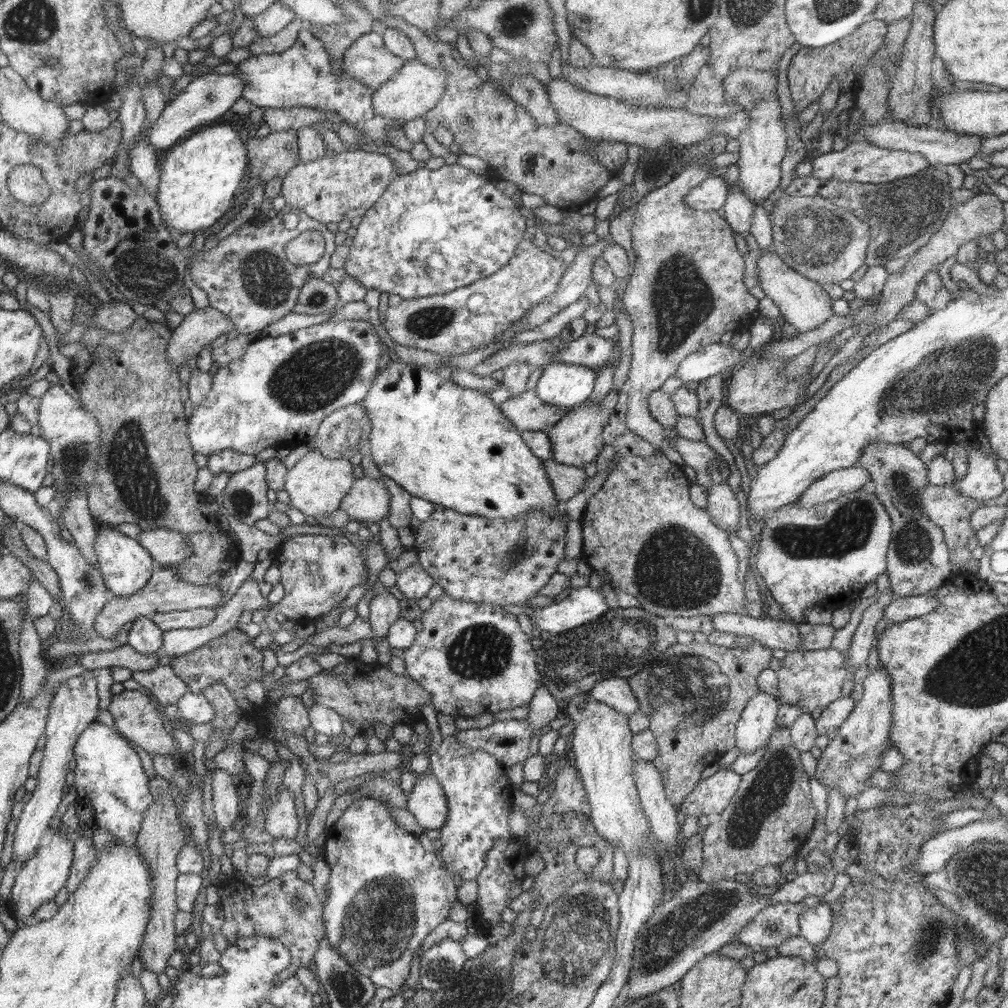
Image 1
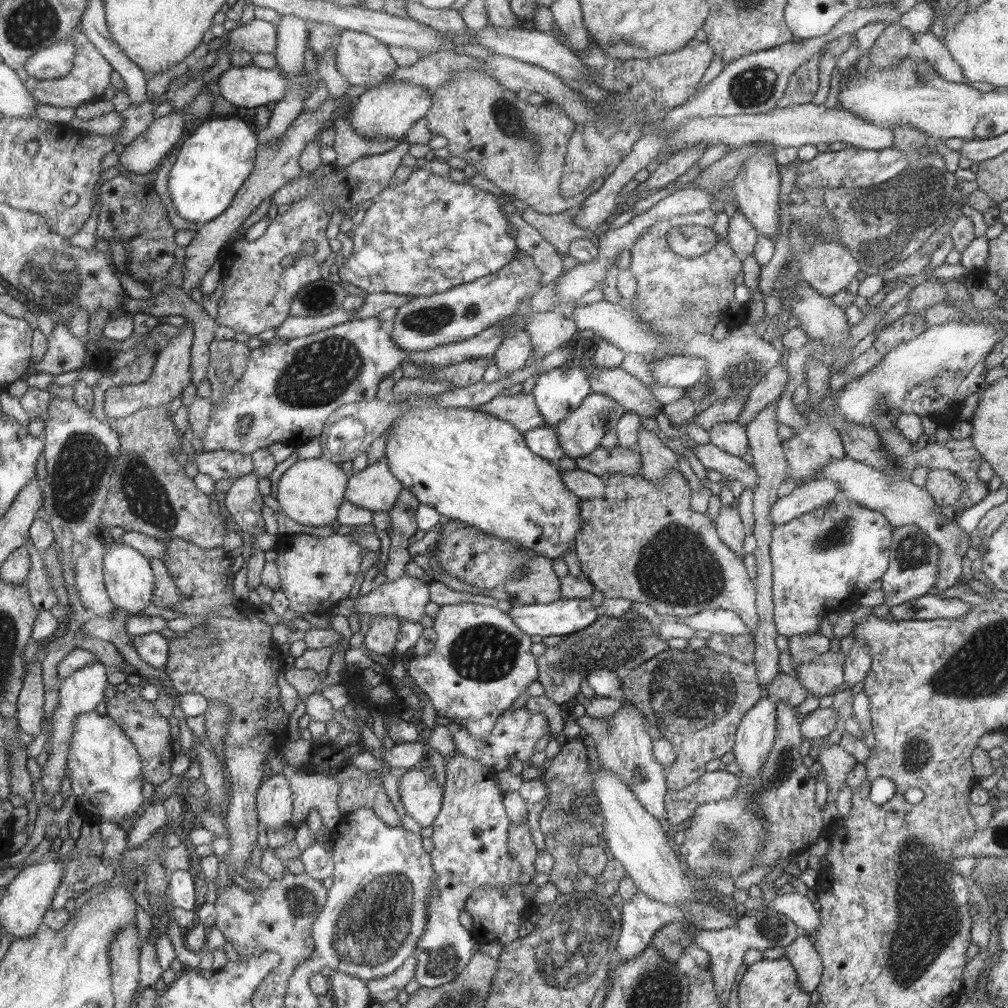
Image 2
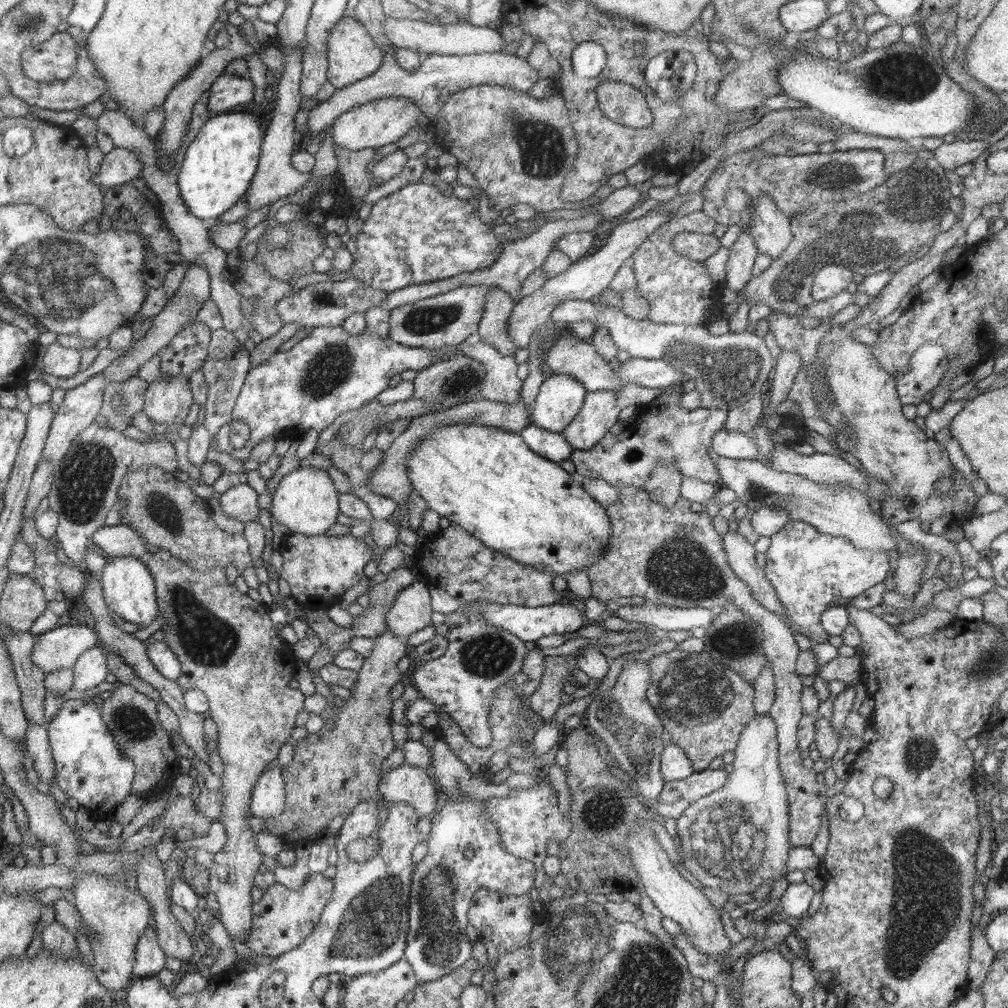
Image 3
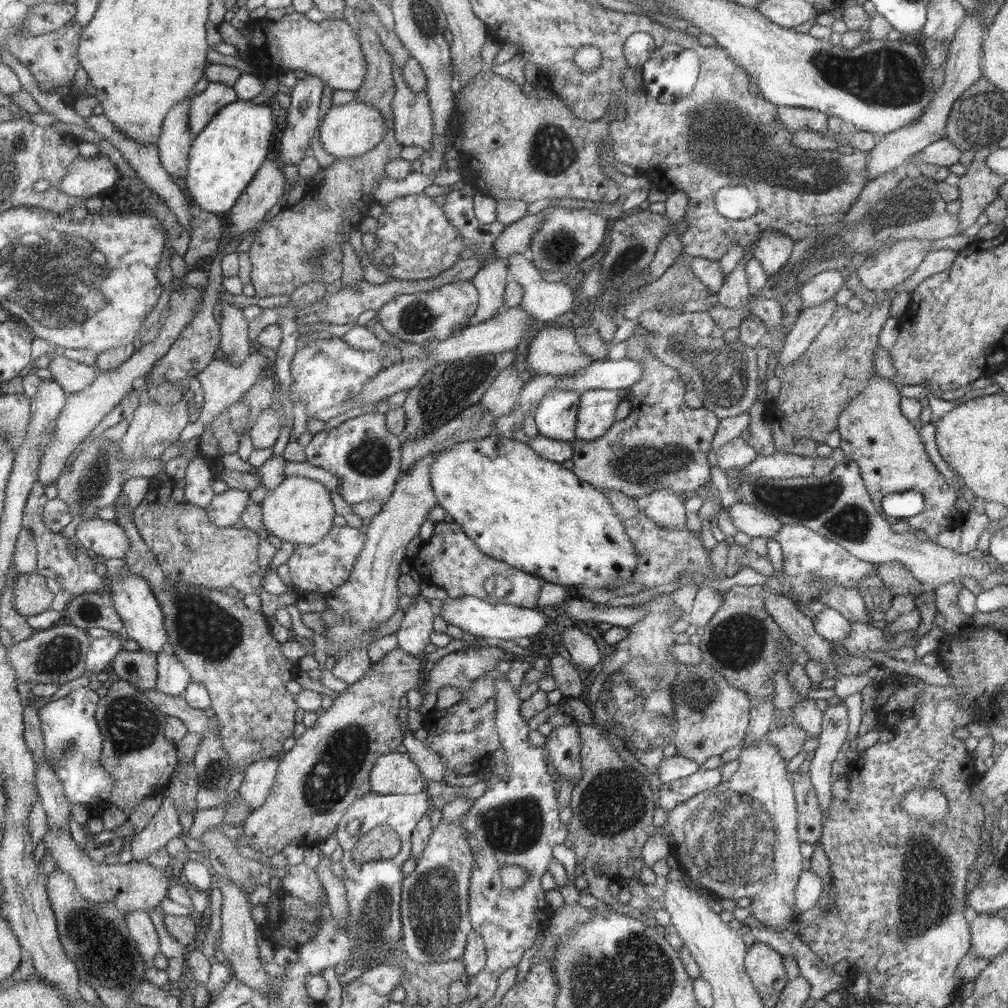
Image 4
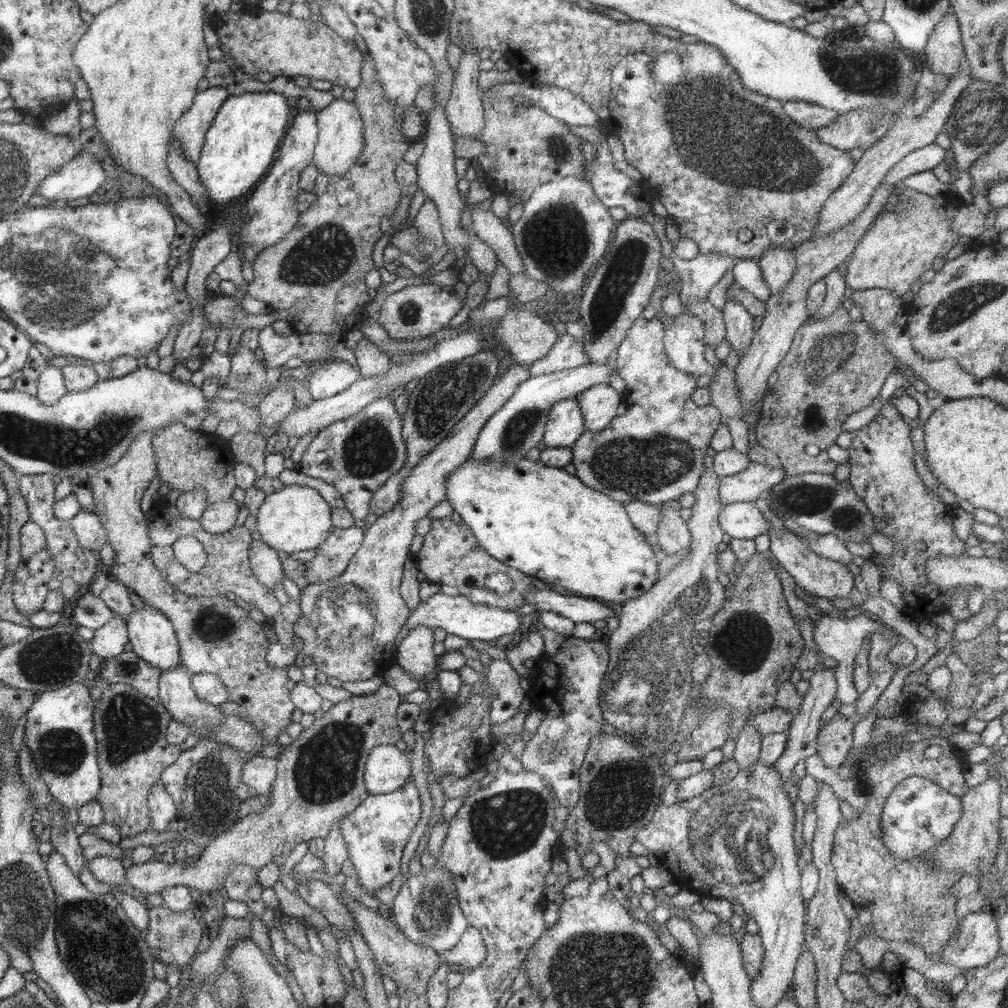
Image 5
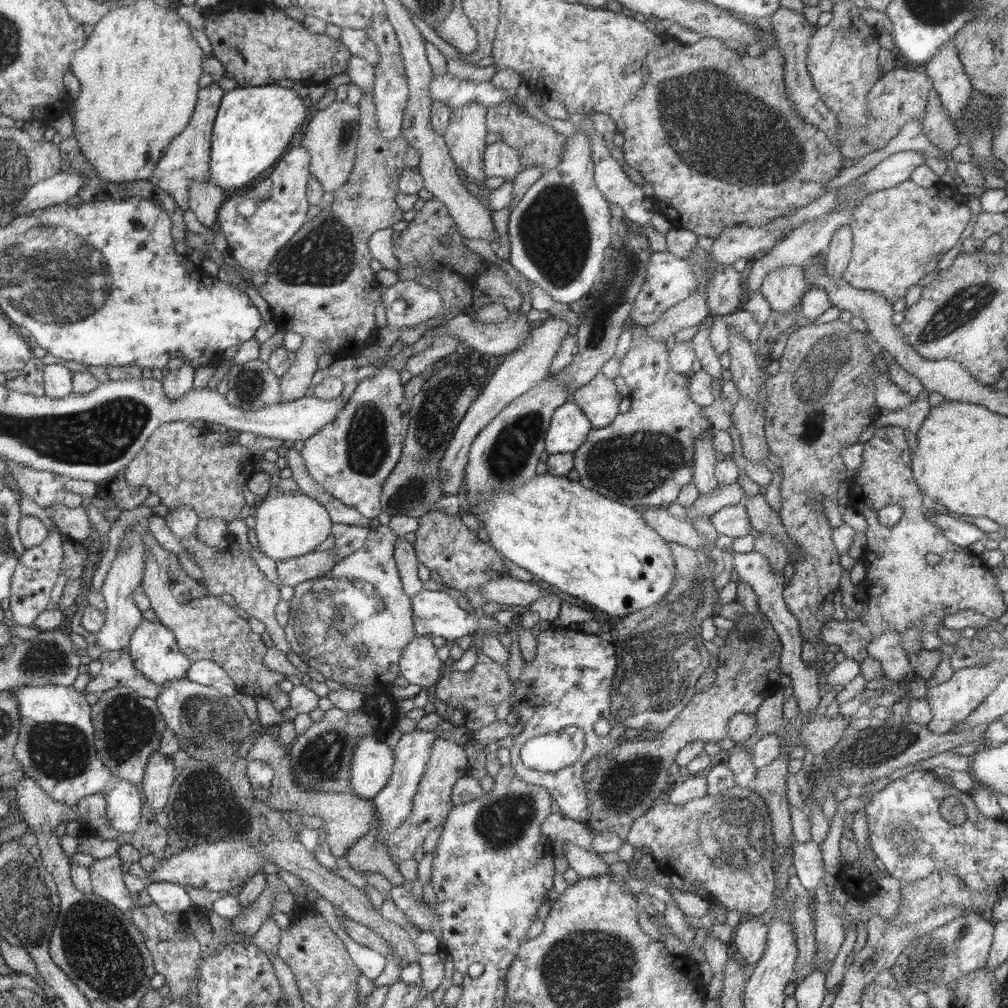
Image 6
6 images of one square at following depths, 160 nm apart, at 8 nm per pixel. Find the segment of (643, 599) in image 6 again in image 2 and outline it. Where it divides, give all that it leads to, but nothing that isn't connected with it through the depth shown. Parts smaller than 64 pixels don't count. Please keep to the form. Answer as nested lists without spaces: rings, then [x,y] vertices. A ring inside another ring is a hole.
[[[412,395],[412,397],[400,397],[400,399],[389,399],[396,404],[406,404],[407,412],[399,416],[392,423],[389,437],[386,441],[385,457],[392,474],[402,483],[404,489],[410,490],[414,496],[426,506],[435,508],[444,518],[458,520],[468,526],[473,526],[478,530],[484,530],[486,534],[492,534],[500,540],[511,540],[514,546],[521,546],[525,550],[536,550],[537,554],[554,561],[556,558],[563,558],[565,552],[575,544],[577,534],[581,532],[581,498],[573,493],[561,477],[556,463],[549,459],[542,458],[541,455],[534,454],[529,449],[528,443],[524,439],[524,434],[517,430],[513,423],[506,422],[496,415],[488,414],[486,411],[466,408],[442,407],[436,401],[438,395]]]

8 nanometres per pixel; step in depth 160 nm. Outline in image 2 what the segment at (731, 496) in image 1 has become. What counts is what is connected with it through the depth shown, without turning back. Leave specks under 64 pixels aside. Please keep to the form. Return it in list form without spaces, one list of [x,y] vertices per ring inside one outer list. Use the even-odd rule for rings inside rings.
[[[722,506],[718,518],[715,521],[715,525],[722,542],[740,557],[744,557],[745,553],[743,550],[746,527],[740,520],[740,515],[738,514],[736,506]]]

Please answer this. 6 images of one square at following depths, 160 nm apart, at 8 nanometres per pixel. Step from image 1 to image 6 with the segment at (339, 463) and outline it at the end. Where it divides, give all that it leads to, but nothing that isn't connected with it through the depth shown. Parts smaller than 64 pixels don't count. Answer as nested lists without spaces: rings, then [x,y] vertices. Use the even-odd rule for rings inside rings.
[[[301,492],[266,494],[264,501],[256,509],[254,530],[259,550],[276,562],[312,553],[333,532],[330,517],[329,511],[317,499]]]

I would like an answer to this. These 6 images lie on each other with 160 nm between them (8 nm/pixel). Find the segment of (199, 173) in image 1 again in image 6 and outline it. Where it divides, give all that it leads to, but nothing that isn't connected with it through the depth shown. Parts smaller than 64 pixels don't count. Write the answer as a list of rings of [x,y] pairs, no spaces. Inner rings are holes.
[[[272,83],[264,86],[237,86],[229,92],[226,91],[213,125],[212,157],[209,163],[212,176],[210,182],[220,186],[228,194],[232,194],[234,188],[246,187],[246,184],[252,182],[252,178],[260,176],[264,170],[272,168],[278,160],[281,160],[280,156],[288,152],[294,134],[300,130],[300,126],[306,120],[308,120],[308,108],[293,89]]]

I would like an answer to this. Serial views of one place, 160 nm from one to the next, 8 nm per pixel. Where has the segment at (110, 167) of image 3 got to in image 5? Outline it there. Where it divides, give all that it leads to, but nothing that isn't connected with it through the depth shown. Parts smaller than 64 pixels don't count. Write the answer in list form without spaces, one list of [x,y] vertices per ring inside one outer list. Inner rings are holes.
[[[91,153],[78,154],[57,173],[41,183],[39,195],[49,201],[65,203],[90,197],[109,180],[102,164]]]

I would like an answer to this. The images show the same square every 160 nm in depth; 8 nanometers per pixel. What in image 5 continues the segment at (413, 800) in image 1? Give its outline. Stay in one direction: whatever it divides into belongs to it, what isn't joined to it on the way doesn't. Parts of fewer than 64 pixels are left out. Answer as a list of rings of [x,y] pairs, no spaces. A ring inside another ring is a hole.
[[[378,746],[367,758],[364,774],[369,794],[390,794],[404,788],[410,776],[408,753],[397,746]]]

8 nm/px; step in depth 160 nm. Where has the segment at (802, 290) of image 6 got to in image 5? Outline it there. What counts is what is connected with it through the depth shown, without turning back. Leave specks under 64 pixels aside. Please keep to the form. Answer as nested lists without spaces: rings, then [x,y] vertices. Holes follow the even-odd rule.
[[[768,246],[757,261],[771,294],[777,294],[791,283],[797,264],[794,246]]]

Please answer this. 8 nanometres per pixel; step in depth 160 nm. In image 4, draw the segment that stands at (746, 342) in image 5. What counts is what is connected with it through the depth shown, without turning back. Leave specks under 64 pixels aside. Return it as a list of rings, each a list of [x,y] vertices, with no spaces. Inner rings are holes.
[[[751,250],[744,251],[744,259],[738,263],[736,269],[726,276],[723,285],[716,293],[718,305],[734,310],[743,310],[752,295],[752,287],[747,282],[746,264],[754,255]]]

